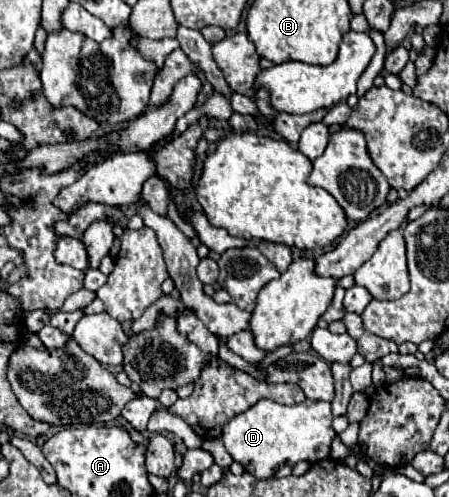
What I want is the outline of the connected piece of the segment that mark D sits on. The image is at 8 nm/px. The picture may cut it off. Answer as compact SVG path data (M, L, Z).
M259 400L249 410L231 418L221 434L221 440L235 462L257 480L271 478L283 464L295 466L301 460L319 462L329 456L335 430L331 426L331 404L321 400L305 400L285 406L273 400Z

